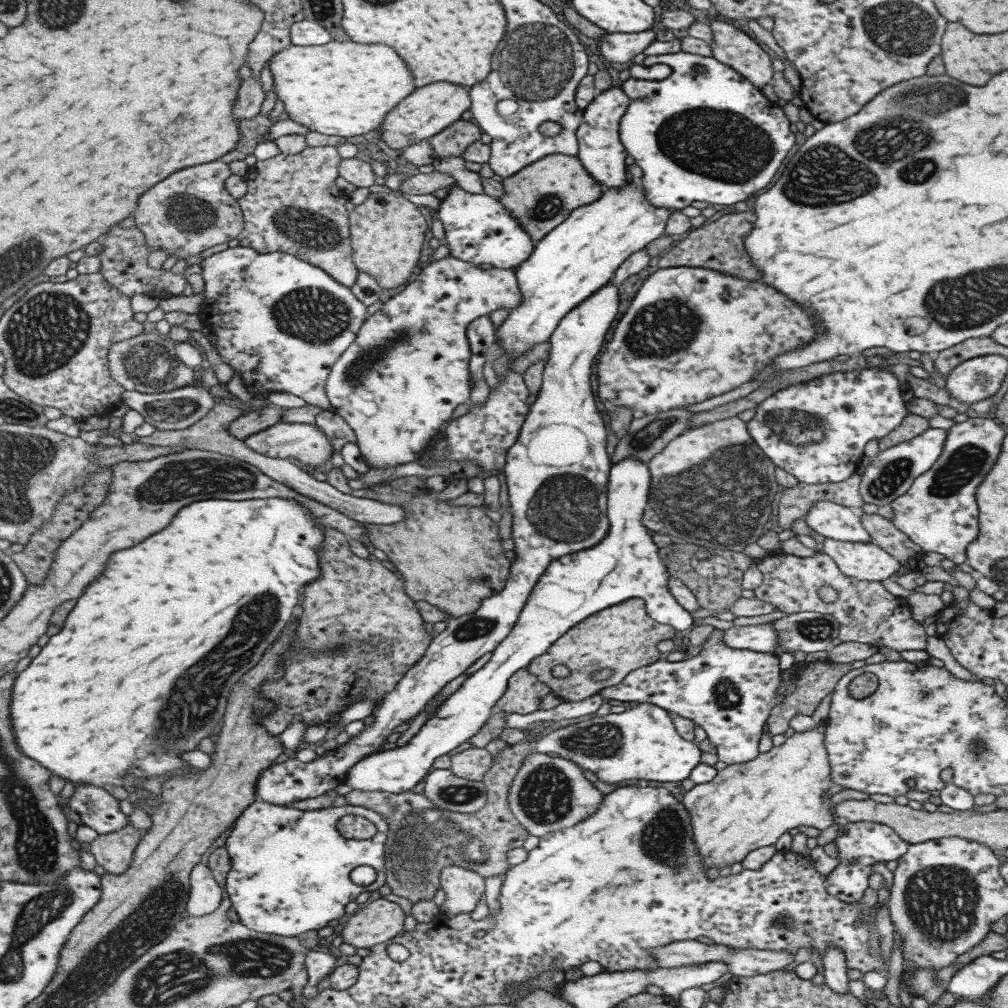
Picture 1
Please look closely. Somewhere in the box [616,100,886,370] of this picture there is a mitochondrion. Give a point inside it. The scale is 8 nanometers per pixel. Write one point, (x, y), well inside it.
(721, 144)

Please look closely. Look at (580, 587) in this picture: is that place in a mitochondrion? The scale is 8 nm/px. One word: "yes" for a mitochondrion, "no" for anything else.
no

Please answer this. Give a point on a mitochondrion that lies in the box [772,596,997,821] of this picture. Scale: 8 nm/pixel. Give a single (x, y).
(814, 629)

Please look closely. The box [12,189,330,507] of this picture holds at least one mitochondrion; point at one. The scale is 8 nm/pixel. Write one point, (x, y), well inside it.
(148, 364)

